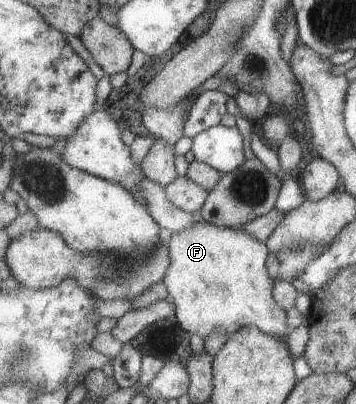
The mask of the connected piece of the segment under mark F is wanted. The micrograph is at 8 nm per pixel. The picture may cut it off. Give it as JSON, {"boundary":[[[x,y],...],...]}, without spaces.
{"boundary":[[[199,219],[189,229],[172,233],[168,243],[171,267],[163,282],[176,307],[181,327],[201,338],[225,331],[229,336],[249,325],[284,339],[290,333],[287,311],[273,295],[276,281],[267,269],[269,246],[245,229],[233,229]]]}

